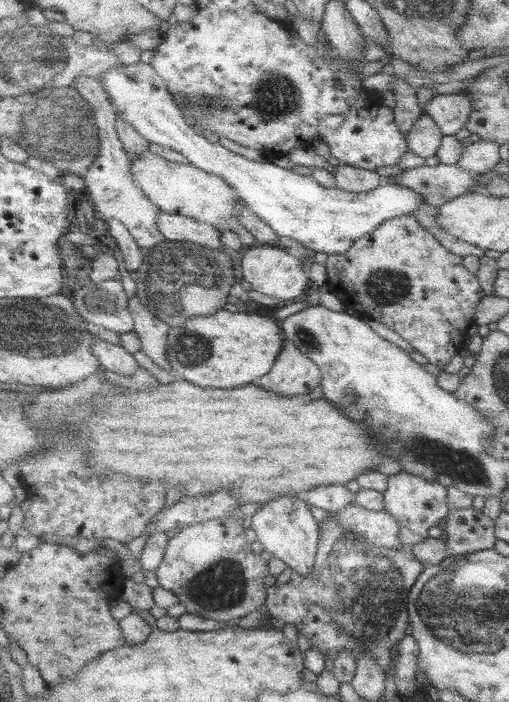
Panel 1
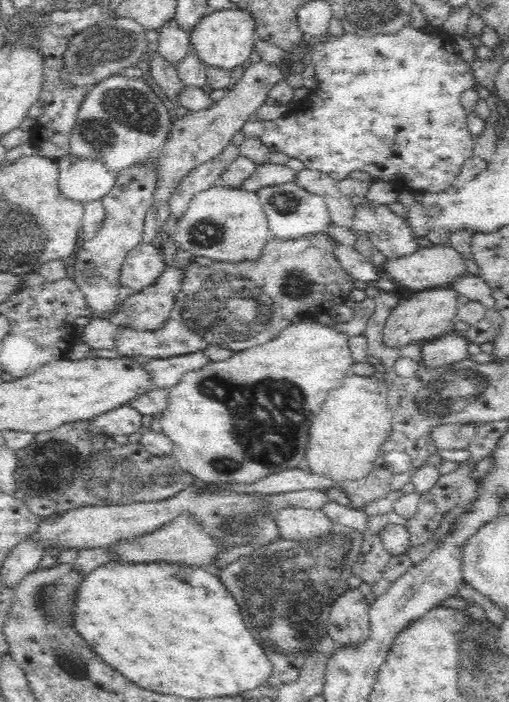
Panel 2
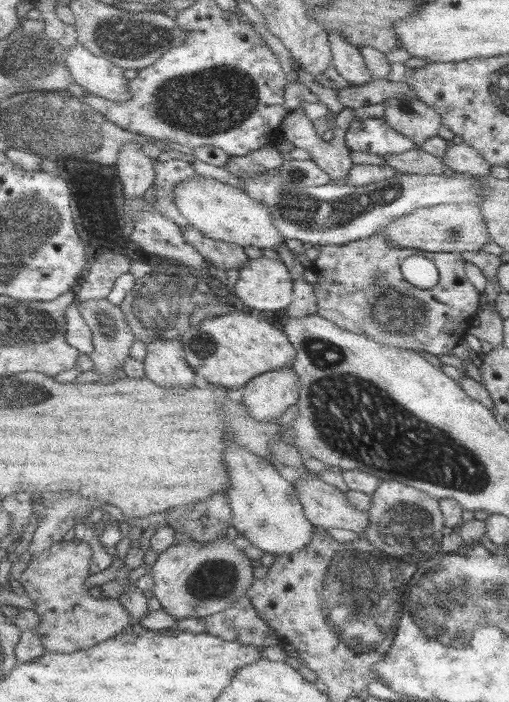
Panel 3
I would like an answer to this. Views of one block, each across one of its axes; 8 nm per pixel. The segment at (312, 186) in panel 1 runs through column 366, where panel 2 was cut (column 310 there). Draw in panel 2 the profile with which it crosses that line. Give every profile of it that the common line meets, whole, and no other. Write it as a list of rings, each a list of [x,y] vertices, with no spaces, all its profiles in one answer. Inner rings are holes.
[[[293,183],[262,188],[262,190],[257,192],[257,195],[263,211],[266,213],[268,232],[271,238],[293,241],[302,237],[324,235],[326,239],[332,241],[334,258],[338,259],[340,266],[346,272],[349,272],[354,279],[372,284],[381,274],[381,269],[377,269],[372,265],[372,261],[368,257],[358,253],[353,246],[341,244],[332,238],[330,226],[332,226],[333,222],[323,196],[312,194],[312,192],[303,190]]]

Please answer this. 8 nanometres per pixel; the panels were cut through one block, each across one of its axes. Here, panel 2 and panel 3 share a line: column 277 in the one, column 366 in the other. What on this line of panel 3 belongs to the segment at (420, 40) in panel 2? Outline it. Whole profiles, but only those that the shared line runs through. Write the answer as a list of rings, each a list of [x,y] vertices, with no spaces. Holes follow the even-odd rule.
[[[385,117],[353,122],[347,130],[347,144],[352,150],[382,156],[402,154],[419,148],[413,138],[396,130]]]

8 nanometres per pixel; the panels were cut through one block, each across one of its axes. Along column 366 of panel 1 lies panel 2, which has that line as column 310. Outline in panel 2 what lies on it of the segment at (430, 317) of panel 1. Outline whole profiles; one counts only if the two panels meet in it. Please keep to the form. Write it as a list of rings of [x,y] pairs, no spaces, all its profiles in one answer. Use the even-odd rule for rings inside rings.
[[[324,235],[302,237],[293,241],[270,237],[262,249],[260,258],[253,261],[237,263],[213,261],[212,265],[205,267],[193,261],[185,267],[184,286],[166,322],[154,330],[140,330],[116,324],[112,349],[124,356],[149,360],[180,356],[194,352],[196,348],[205,349],[212,344],[229,346],[237,352],[268,342],[288,324],[324,314],[336,304],[349,300],[354,278],[340,266],[332,250],[334,250],[332,241],[326,239]]]

